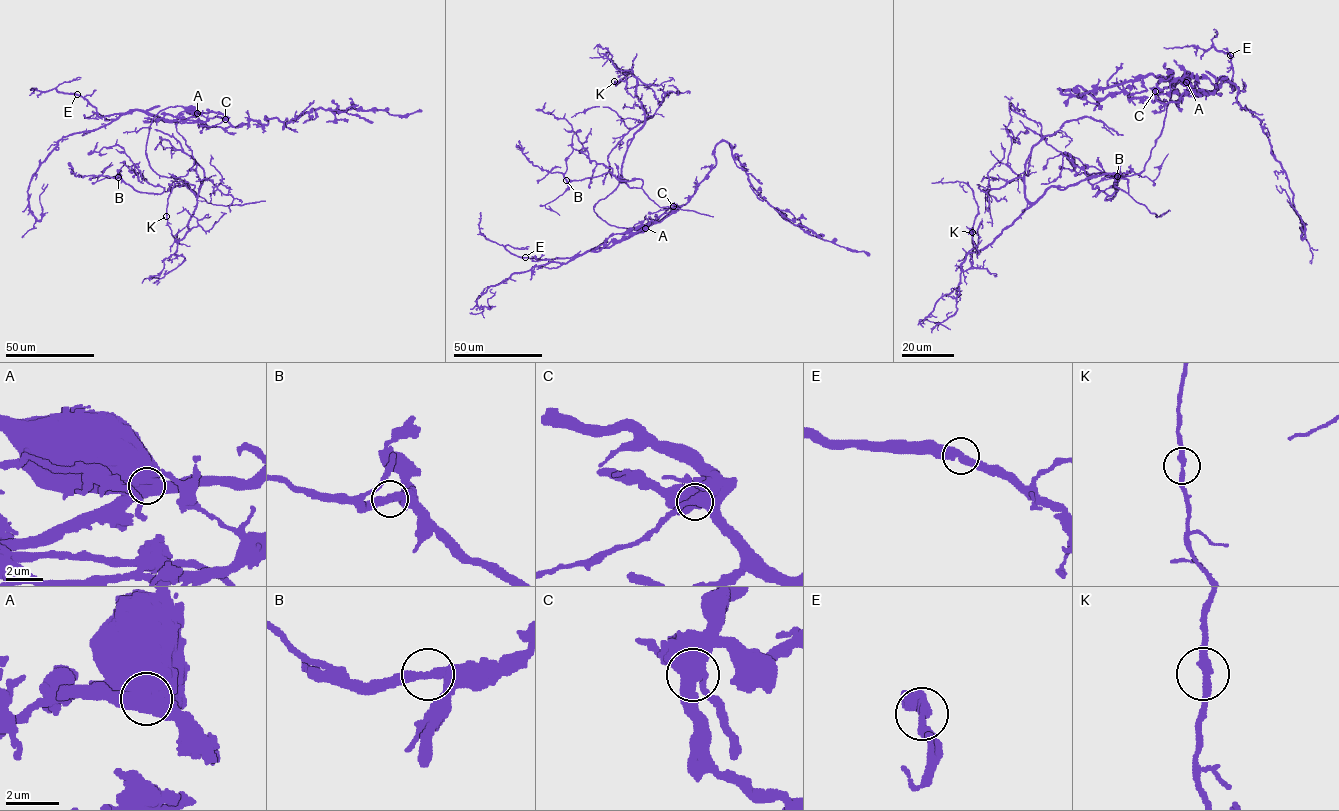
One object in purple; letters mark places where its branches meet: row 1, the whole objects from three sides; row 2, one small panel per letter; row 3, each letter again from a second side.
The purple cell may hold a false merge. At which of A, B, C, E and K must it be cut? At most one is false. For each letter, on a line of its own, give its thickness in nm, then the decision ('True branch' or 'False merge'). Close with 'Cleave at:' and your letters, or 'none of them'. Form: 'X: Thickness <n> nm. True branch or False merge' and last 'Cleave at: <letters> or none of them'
A: Thickness 800 nm. False merge
B: Thickness 360 nm. True branch
C: Thickness 440 nm. True branch
E: Thickness 360 nm. True branch
K: Thickness 280 nm. True branch
Cleave at: A

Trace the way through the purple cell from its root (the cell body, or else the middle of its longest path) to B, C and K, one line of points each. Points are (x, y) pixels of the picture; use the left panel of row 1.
B: (191, 109), (161, 110), (146, 155), (159, 175), (193, 189), (141, 193), (118, 177)
C: (191, 109), (219, 112), (225, 119)
K: (191, 109), (161, 110), (148, 131), (149, 166), (197, 198), (189, 230), (177, 242), (167, 216)

